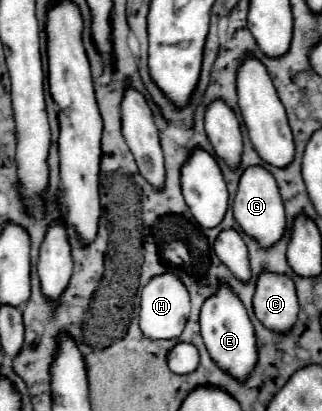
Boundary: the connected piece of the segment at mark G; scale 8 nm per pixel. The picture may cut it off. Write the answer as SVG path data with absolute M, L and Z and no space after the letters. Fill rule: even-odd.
M263 166L245 168L245 172L239 178L239 188L233 200L233 214L239 226L243 228L243 232L253 236L263 248L269 248L283 236L285 208L283 208L283 200L279 198L277 182L269 170L265 170Z

